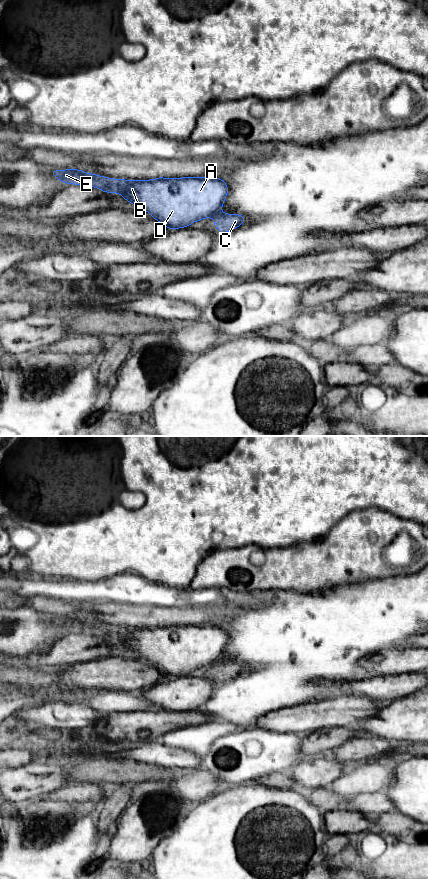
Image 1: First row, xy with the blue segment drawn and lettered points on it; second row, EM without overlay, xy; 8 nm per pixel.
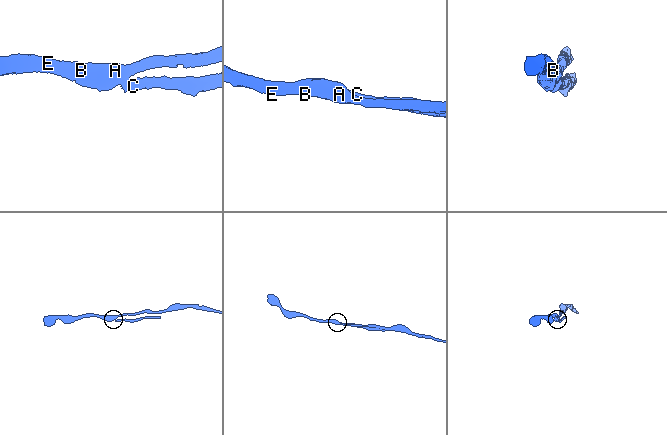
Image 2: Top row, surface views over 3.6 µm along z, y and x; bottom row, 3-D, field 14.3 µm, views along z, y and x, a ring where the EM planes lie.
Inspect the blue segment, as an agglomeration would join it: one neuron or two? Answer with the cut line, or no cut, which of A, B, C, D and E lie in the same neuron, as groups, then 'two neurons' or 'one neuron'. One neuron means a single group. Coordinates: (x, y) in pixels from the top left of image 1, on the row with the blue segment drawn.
cut xy (219, 212), (213, 215); groups A B D E / C; two neurons

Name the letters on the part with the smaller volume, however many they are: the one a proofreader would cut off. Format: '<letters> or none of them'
C

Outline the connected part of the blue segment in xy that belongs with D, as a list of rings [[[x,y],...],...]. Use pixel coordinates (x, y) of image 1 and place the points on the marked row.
[[[77,169],[51,170],[53,177],[65,185],[76,184],[93,186],[106,193],[123,193],[120,200],[128,200],[136,206],[138,212],[151,211],[150,217],[158,220],[170,230],[184,228],[191,223],[212,217],[223,206],[228,193],[227,183],[216,177],[161,178],[154,180],[110,179],[96,174],[88,174]]]

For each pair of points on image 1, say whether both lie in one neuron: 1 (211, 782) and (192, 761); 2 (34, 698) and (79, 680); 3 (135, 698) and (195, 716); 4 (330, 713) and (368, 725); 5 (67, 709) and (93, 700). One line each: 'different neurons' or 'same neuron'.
1: different neurons
2: different neurons
3: different neurons
4: different neurons
5: different neurons

